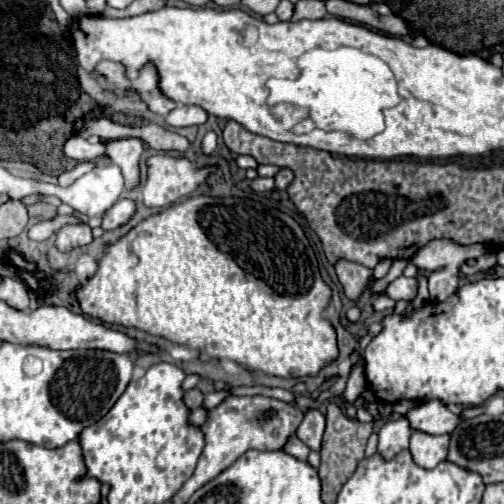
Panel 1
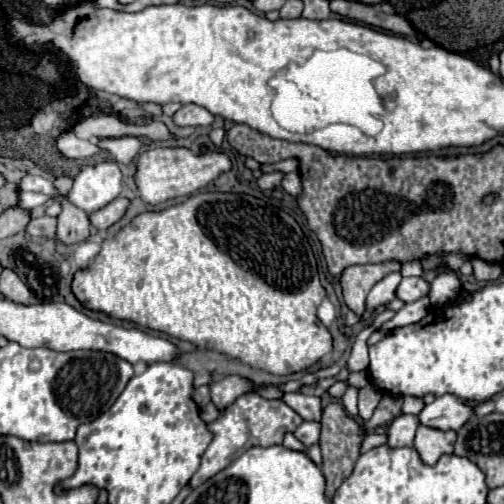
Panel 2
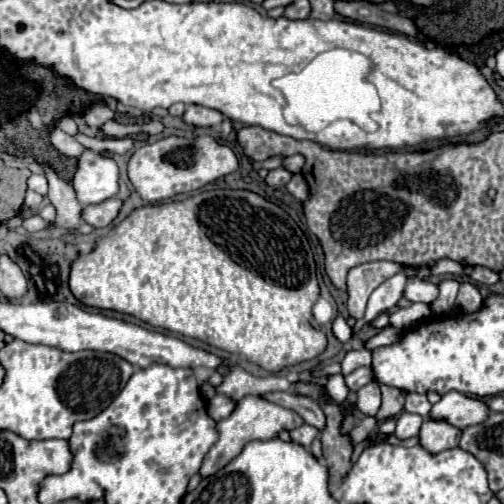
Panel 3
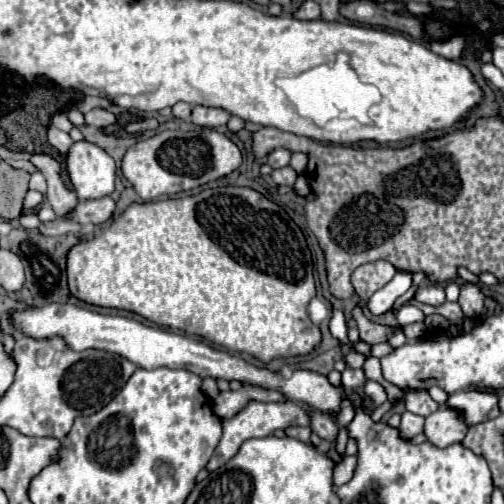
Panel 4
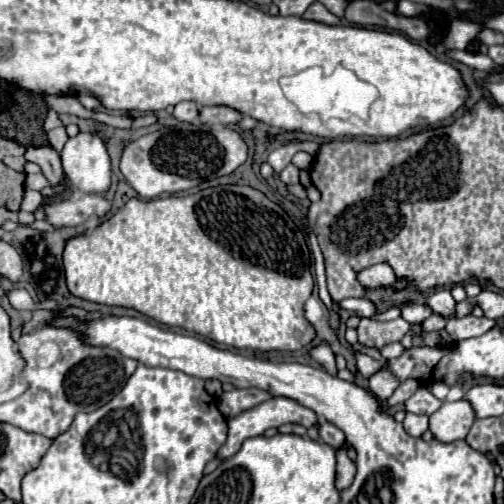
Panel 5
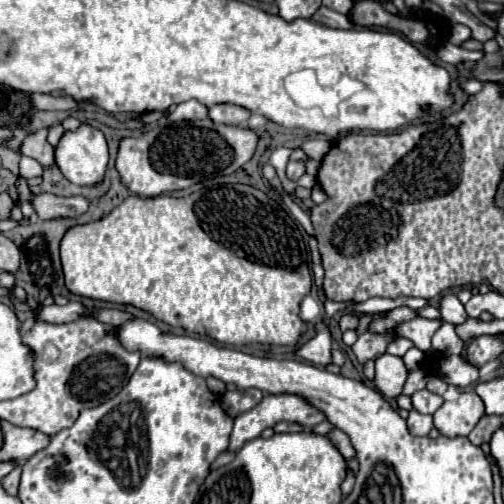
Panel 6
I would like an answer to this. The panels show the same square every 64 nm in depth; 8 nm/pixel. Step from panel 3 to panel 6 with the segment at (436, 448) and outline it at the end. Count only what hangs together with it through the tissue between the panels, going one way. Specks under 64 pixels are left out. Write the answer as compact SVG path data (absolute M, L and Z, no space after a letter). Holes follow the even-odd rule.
M462 392L456 402L444 402L434 414L434 428L448 438L468 436L468 432L484 416L484 406L474 392Z

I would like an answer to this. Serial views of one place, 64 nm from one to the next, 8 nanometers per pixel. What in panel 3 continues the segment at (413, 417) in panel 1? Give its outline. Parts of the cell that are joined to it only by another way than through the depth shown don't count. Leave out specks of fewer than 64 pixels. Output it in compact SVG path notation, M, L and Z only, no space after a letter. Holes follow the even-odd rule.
M460 392L444 394L428 414L432 420L444 420L460 430L472 424L480 424L480 420L488 418L488 408L484 400L476 400L472 396L464 396Z

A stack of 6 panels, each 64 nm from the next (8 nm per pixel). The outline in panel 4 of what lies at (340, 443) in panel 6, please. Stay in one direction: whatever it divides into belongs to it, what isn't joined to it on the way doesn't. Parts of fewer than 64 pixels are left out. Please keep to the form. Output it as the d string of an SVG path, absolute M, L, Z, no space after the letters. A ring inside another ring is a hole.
M304 406L304 408L306 408L308 414L310 414L310 428L312 428L322 440L328 440L328 442L336 440L338 428L336 428L336 424L332 422L332 418L330 418L328 414L322 414L320 410L310 408L310 406Z

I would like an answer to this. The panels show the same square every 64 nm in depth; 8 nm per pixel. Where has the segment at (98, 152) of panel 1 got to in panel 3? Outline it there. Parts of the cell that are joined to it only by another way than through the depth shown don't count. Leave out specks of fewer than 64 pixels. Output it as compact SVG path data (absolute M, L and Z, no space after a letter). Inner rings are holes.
M56 128L56 130L52 132L50 142L52 142L52 146L54 146L58 152L62 152L64 156L70 156L70 158L78 158L78 156L86 150L86 148L82 148L82 144L80 144L74 136L62 132L60 128Z

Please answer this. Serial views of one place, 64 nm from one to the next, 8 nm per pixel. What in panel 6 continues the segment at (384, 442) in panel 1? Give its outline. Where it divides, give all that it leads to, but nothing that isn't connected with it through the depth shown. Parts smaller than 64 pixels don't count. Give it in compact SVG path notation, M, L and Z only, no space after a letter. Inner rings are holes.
M410 412L408 416L408 430L414 434L414 436L428 436L428 432L434 428L432 424L432 416L428 414L420 414L420 412Z

